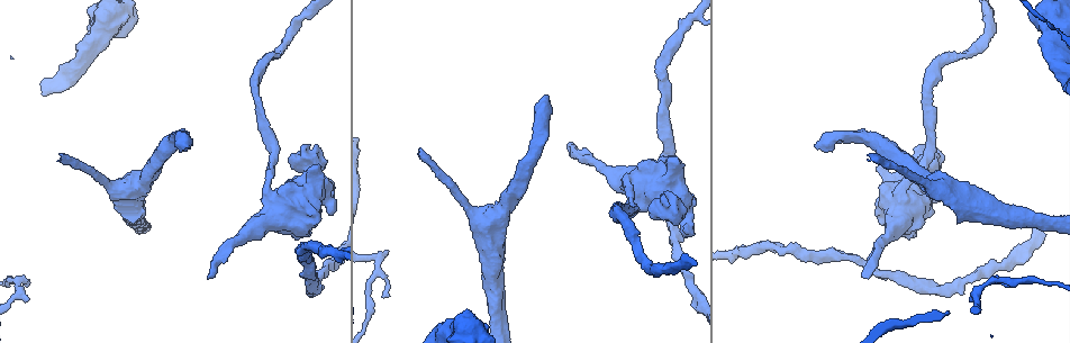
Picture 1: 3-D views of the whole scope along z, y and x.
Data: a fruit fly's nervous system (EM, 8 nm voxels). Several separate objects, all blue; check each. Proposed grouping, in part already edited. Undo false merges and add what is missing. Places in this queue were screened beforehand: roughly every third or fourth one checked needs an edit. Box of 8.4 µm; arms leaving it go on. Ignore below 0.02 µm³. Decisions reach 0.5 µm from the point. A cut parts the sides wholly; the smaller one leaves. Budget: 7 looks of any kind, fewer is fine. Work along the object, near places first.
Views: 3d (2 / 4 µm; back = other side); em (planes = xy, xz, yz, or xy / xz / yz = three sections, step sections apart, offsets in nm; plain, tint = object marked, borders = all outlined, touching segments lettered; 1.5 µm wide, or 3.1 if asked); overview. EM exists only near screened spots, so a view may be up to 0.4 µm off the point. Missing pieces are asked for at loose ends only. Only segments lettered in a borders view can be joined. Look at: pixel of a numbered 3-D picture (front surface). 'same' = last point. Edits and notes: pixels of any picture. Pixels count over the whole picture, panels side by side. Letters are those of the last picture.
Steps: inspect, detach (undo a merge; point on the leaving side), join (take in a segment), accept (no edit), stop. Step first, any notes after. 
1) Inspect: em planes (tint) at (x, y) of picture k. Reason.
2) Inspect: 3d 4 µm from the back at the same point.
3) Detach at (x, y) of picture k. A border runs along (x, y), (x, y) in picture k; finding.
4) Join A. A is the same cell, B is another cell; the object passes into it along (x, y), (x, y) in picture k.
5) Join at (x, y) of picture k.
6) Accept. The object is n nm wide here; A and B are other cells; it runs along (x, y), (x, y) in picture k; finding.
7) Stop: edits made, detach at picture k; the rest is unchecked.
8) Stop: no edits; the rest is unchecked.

Inspect: 3d 4 µm at (60, 158) of picture 1. Tapers out.

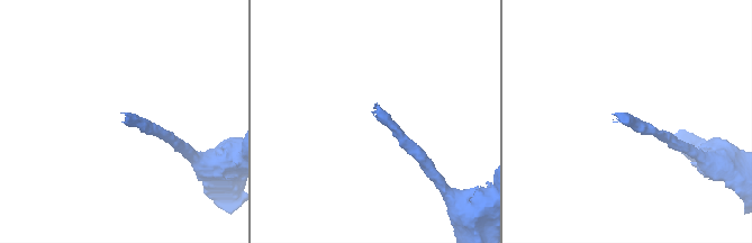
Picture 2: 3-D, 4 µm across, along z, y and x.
Inspect: em planes (borders) at (123, 122) of picture 2. Now the EM.

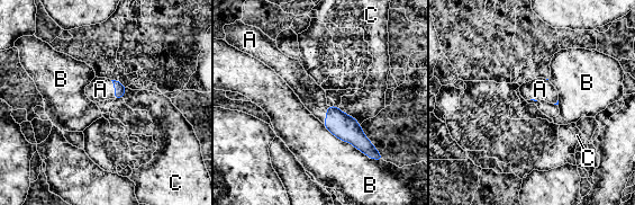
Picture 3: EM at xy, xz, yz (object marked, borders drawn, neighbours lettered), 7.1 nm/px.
Join A. A is the same cell, B and C are other cells; the object passes into it along (119, 88), (115, 89), (100, 89) in picture 3; the neuron continues.

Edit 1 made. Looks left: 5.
Inspect: em xz step 8 (borders) at (317, 167) of picture 1. An open end.

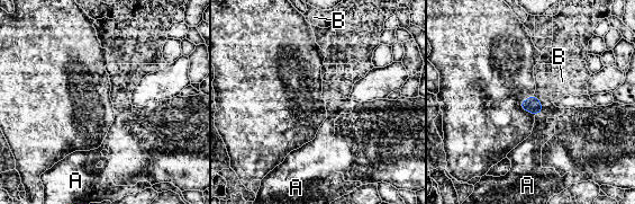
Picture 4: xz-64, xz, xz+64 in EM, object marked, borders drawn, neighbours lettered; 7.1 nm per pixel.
Inspect: em planes (borders) at the same point.

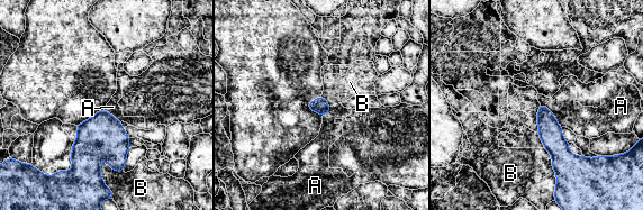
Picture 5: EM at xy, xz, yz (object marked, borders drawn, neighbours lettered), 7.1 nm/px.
Accept. A and B are other cells; none of them fits.

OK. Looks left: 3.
Inspect: 3d 4 µm at (566, 149) of picture 1. Free end.

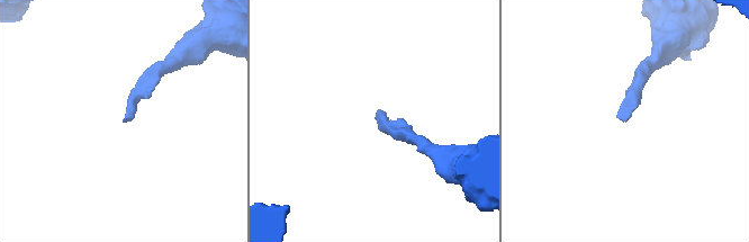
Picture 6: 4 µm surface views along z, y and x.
Inspect: em planes (plain) at (126, 120) of picture 6. Shape alone is not enough.

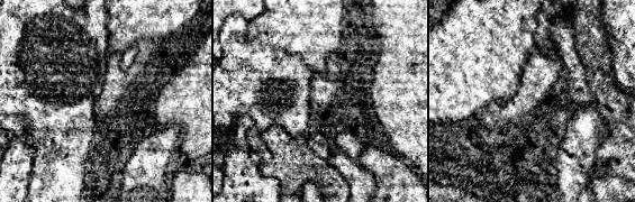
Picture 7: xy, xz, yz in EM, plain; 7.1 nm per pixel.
Inspect: em planes (borders) at the same point.

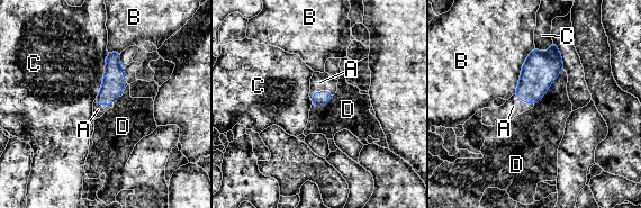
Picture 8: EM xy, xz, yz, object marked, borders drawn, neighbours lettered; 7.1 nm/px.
Join A. The longest contact is with B, 360 nm; A is the same cell, B, C and D are other cells; the object passes into it along (319, 99), (319, 92), (319, 82) in picture 8; it goes on there.

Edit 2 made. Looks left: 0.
Stop: edits made, join at picture 3, join at picture 8; the rest is unchecked.

